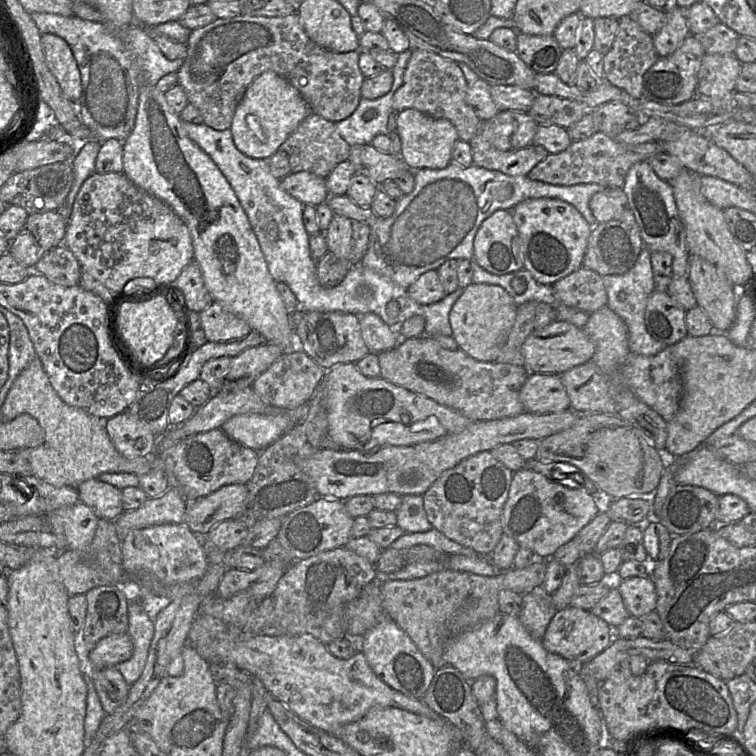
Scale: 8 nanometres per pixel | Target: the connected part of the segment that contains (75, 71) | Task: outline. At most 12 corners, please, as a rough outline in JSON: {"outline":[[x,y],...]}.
{"outline":[[41,34],[46,64],[63,95],[78,102],[81,78],[68,43]]}

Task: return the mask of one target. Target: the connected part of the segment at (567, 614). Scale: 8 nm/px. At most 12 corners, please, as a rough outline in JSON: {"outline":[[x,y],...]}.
{"outline":[[591,611],[555,613],[542,644],[578,666],[601,653],[613,629]]}

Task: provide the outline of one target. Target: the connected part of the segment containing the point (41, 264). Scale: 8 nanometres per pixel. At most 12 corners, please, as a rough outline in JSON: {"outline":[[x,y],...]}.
{"outline":[[64,244],[30,270],[63,286],[78,285],[81,266]]}

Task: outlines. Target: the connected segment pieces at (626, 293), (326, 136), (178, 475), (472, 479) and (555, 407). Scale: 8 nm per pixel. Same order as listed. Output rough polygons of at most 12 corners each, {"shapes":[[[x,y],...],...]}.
{"shapes":[[[643,247],[624,274],[602,276],[606,307],[628,330],[631,353],[666,346],[646,329],[655,290],[651,251]],[[311,113],[280,146],[291,171],[326,178],[351,146]],[[221,428],[158,457],[169,488],[194,501],[246,484],[259,454]],[[490,451],[423,494],[429,522],[490,557],[513,474]],[[529,373],[520,389],[525,412],[570,409],[557,374]]]}

